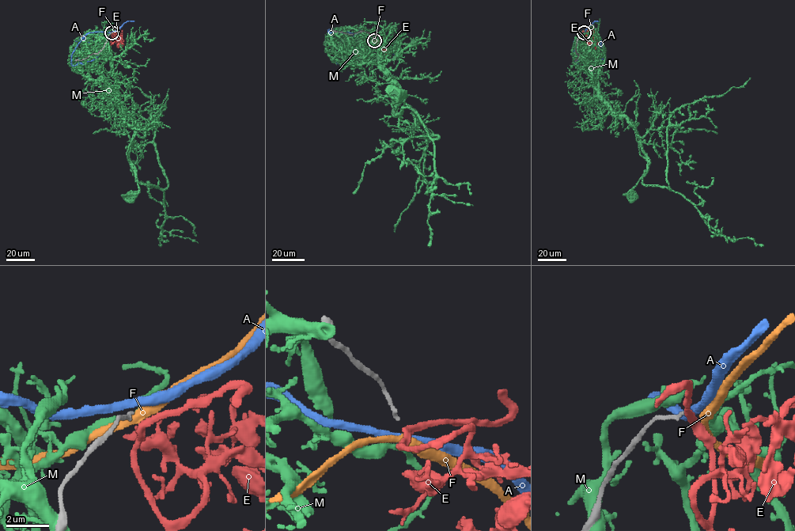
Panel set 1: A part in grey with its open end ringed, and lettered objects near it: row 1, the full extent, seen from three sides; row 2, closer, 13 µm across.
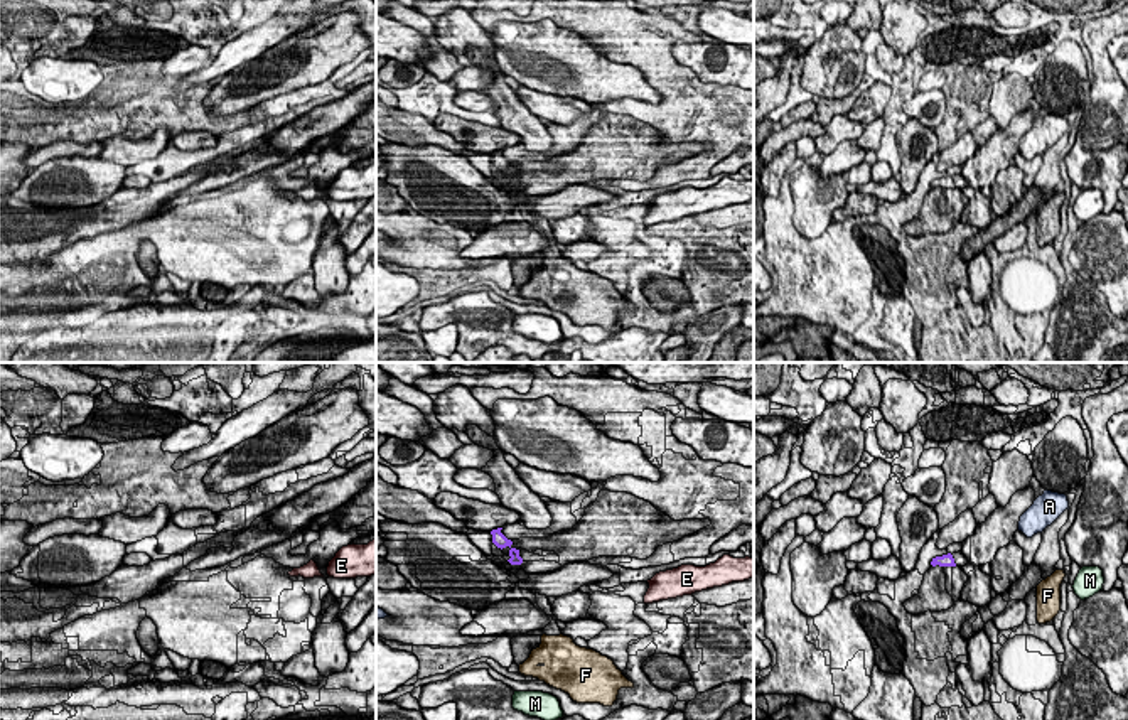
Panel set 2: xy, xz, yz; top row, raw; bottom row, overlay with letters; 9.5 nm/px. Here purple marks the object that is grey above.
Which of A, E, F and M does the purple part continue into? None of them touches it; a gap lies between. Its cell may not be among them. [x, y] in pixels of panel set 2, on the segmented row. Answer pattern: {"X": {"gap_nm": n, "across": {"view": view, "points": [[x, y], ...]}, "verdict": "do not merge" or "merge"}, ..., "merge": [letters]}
{"A": {"gap_nm": 700, "across": {"view": "yz", "points": [[953, 558], [1019, 530]]}, "verdict": "do not merge"}, "E": {"gap_nm": 1200, "across": {"view": "xz", "points": [[521, 562], [644, 596]]}, "verdict": "do not merge"}, "F": {"gap_nm": 700, "across": {"view": "xz", "points": [[520, 564], [543, 634]]}, "verdict": "merge"}, "M": {"gap_nm": 1150, "across": {"view": "yz", "points": [[955, 565], [1073, 585]]}, "verdict": "do not merge"}, "merge": ["F"]}

